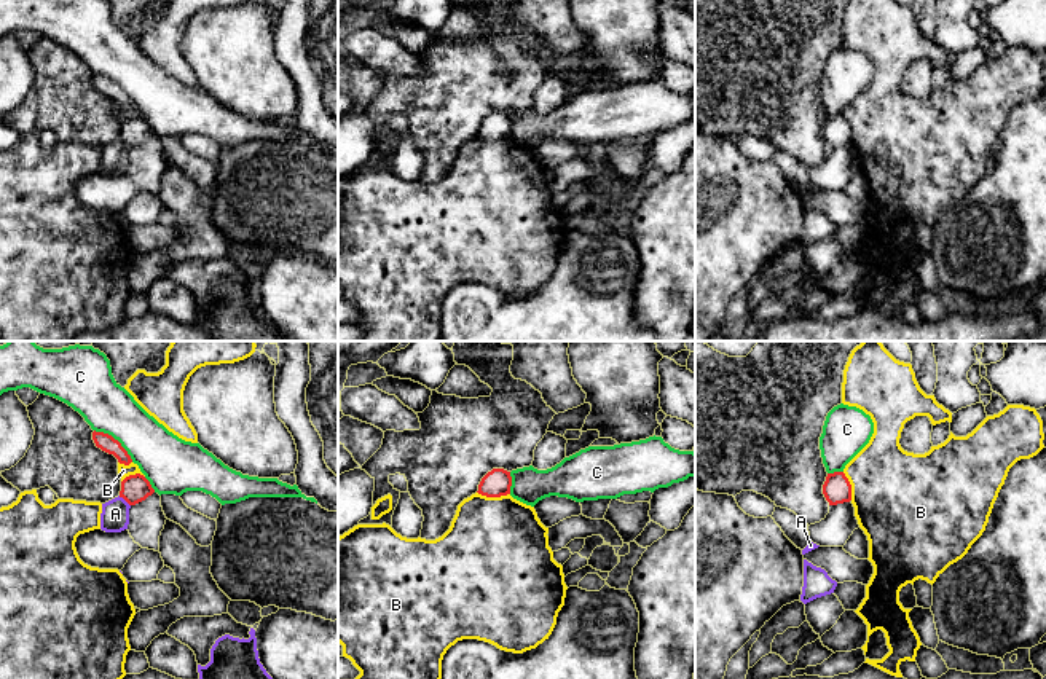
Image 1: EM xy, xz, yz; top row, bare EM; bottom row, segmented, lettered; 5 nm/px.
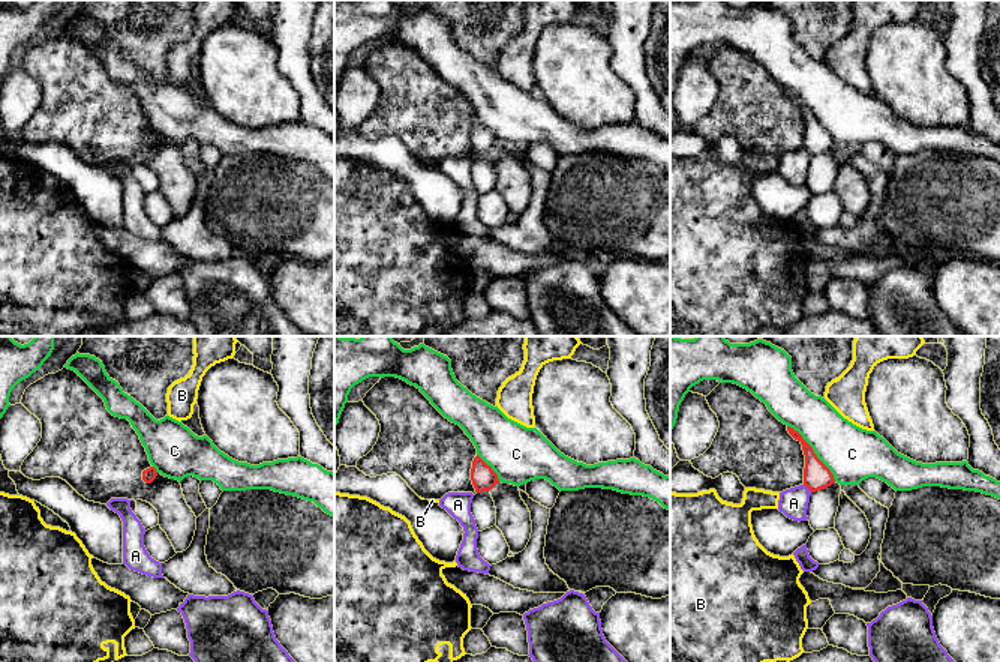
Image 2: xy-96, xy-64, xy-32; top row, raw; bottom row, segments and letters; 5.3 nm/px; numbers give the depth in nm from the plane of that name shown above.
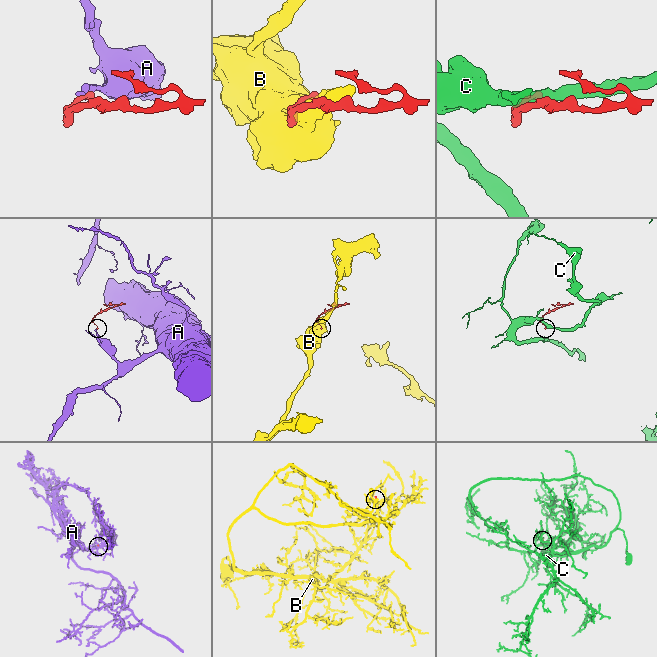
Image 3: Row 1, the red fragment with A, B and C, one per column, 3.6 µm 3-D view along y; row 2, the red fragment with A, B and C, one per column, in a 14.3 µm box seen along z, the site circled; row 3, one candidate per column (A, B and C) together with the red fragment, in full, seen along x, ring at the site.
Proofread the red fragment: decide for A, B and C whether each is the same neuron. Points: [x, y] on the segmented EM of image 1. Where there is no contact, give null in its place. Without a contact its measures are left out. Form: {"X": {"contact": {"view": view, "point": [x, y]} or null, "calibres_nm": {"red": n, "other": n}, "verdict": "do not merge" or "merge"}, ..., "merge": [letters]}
{"A": {"contact": {"view": "xy", "point": [125, 499]}, "calibres_nm": {"red": 140, "other": 140}, "verdict": "do not merge"}, "B": {"contact": {"view": "xz", "point": [493, 496]}, "calibres_nm": {"red": 140, "other": 500}, "verdict": "do not merge"}, "C": {"contact": {"view": "xy", "point": [117, 440]}, "calibres_nm": {"red": 90, "other": 260}, "verdict": "do not merge"}, "merge": []}

